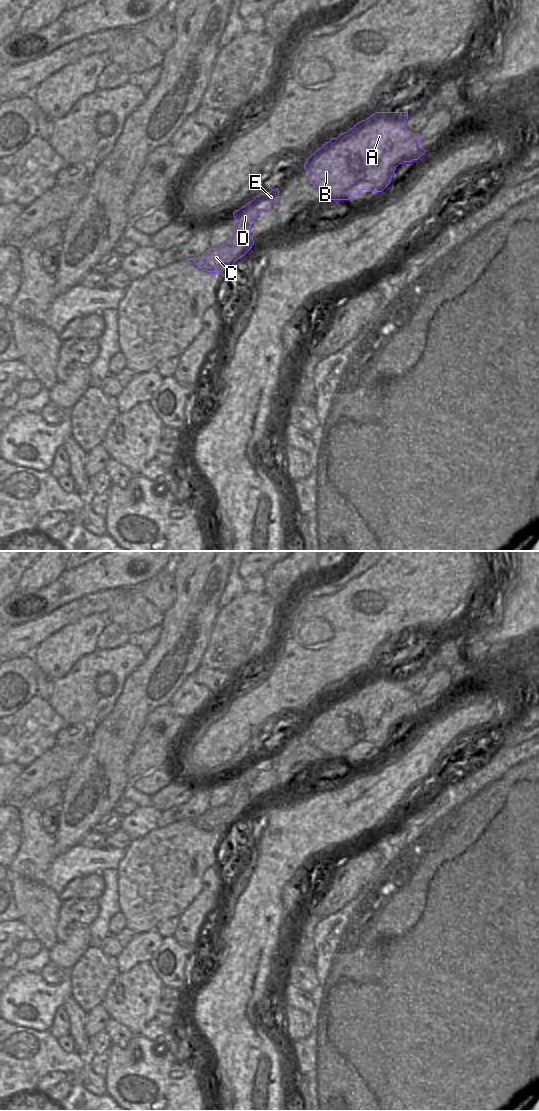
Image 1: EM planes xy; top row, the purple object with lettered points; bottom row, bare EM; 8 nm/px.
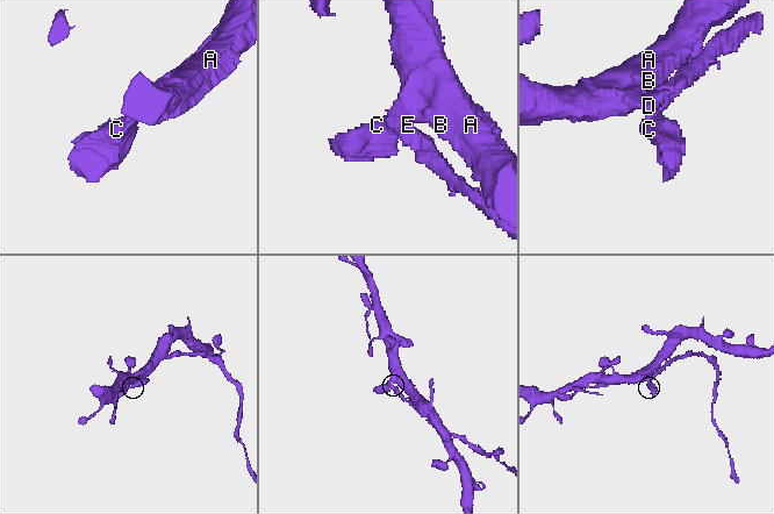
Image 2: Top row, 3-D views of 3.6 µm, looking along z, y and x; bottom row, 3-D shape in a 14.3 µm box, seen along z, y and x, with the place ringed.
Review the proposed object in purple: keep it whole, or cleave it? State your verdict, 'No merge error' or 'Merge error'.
Merge error.

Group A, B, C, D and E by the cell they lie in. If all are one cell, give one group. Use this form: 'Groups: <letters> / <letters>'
Groups: A B C D / E.

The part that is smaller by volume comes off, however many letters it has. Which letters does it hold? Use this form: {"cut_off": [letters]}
{"cut_off": ["E"]}

